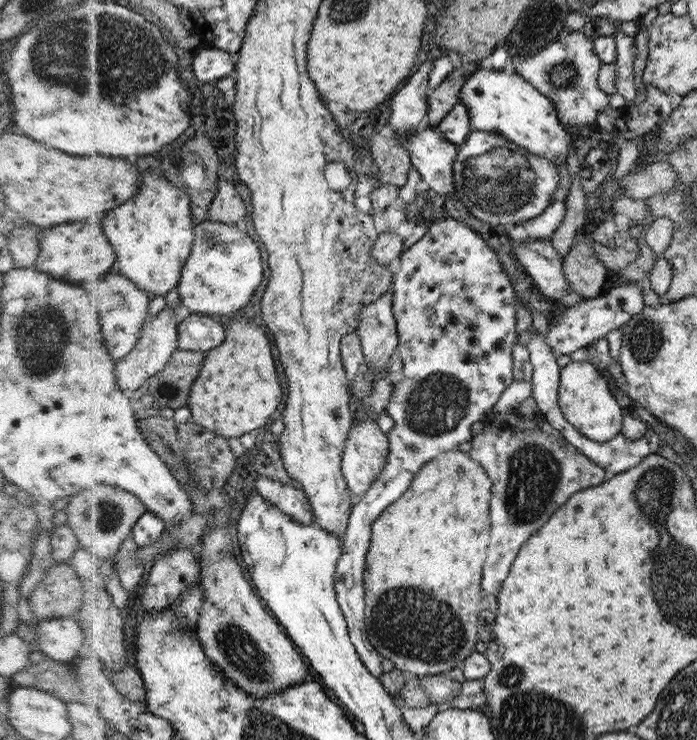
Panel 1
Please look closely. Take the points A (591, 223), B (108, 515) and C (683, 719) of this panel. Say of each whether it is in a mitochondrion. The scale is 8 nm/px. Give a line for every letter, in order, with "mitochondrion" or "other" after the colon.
A: other
B: mitochondrion
C: mitochondrion

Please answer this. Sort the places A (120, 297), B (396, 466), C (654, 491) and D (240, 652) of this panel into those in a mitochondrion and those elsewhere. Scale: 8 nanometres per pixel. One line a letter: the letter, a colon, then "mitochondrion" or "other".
A: mitochondrion
B: other
C: mitochondrion
D: mitochondrion

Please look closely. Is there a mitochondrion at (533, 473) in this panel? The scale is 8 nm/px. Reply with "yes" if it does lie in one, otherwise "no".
yes

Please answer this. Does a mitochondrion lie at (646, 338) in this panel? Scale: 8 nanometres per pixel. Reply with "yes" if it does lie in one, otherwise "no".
yes

